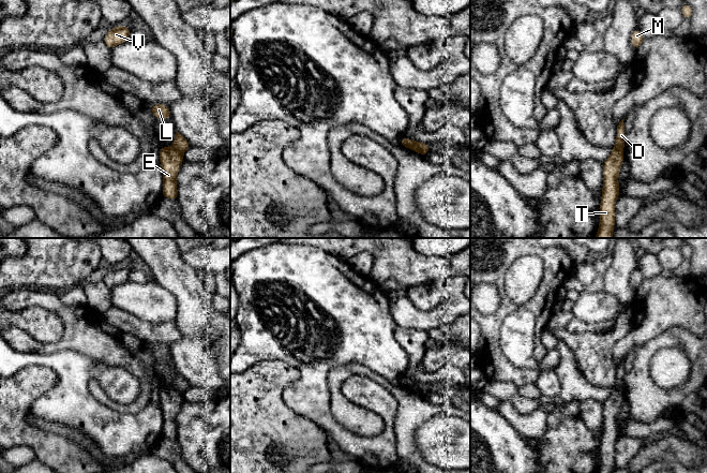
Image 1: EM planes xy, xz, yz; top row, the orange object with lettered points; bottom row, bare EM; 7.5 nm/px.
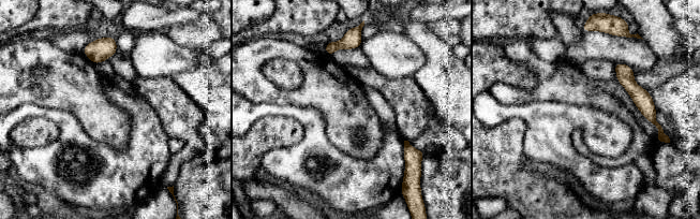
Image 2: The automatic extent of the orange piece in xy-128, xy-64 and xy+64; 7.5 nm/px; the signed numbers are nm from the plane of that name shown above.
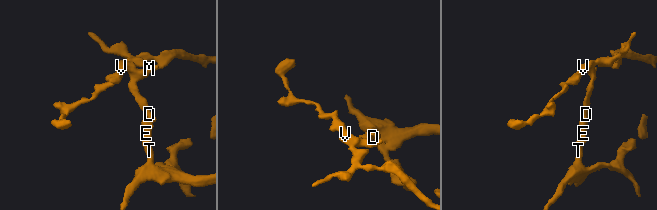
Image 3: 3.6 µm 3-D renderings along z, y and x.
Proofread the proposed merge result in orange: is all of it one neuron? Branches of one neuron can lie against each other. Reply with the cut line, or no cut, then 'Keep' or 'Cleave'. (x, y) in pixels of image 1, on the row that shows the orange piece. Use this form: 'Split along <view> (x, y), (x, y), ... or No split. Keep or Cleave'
Split along xy (173, 146), (181, 153). Cleave

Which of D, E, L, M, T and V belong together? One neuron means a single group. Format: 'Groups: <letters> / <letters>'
Groups: D L M V / E T

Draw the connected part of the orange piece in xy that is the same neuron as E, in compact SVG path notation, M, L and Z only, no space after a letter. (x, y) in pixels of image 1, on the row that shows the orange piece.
M161 146L160 165L163 172L162 196L178 201L177 174L181 163L184 161L183 154L174 147Z

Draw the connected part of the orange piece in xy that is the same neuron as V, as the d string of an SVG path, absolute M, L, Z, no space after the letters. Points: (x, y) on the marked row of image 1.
M122 25L114 27L105 34L103 41L108 47L108 49L111 50L116 45L129 41L129 34L131 31L132 28L124 27Z

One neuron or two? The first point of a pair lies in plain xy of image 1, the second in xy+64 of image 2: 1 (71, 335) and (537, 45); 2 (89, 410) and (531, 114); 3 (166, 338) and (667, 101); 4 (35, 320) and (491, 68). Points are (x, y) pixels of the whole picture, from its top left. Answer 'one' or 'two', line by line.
1: two
2: one
3: two
4: one

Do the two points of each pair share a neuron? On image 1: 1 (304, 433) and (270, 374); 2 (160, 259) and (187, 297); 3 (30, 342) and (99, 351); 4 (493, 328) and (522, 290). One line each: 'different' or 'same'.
1: same
2: same
3: same
4: different

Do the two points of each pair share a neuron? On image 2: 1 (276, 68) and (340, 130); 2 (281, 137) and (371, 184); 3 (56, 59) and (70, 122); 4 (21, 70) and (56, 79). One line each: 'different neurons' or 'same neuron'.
1: different neurons
2: different neurons
3: different neurons
4: same neuron

